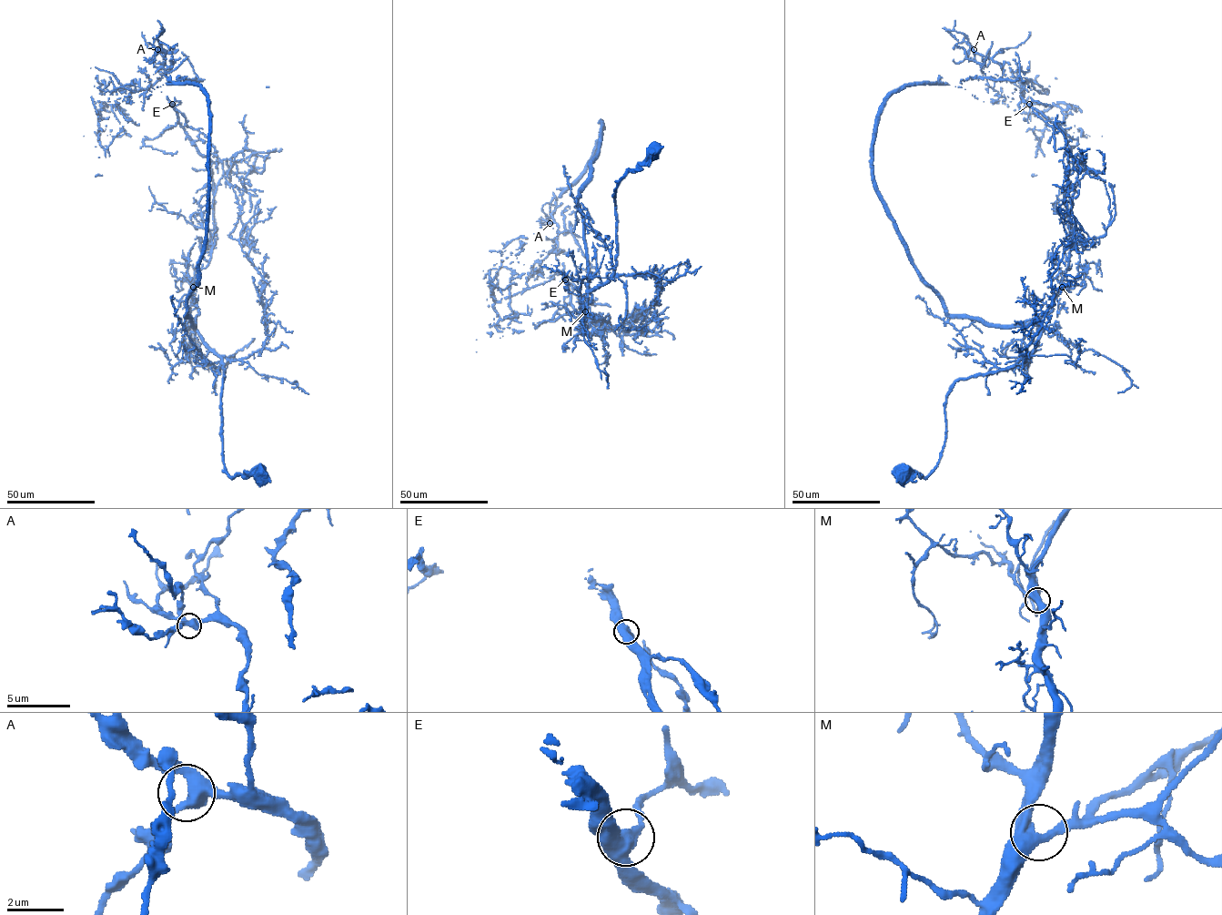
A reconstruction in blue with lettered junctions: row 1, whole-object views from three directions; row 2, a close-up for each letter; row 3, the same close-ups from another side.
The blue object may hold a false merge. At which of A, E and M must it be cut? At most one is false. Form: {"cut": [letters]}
{"cut": []}

